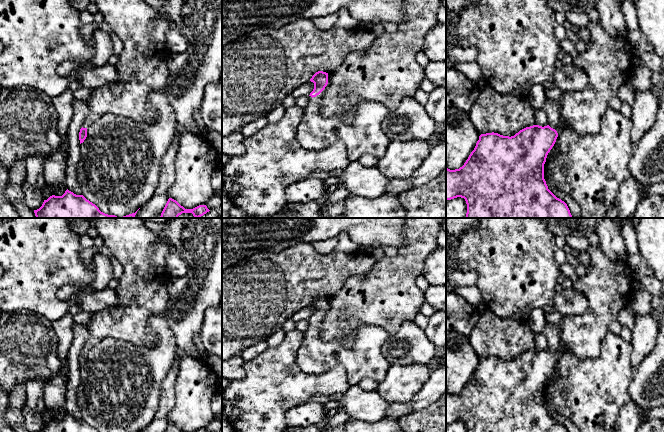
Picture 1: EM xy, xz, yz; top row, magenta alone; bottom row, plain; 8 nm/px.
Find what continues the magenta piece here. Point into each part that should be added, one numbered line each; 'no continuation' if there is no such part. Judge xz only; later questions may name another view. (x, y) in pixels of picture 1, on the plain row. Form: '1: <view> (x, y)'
1: xz (364, 359)

